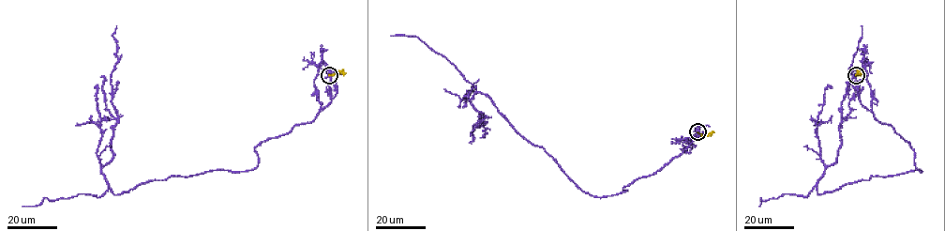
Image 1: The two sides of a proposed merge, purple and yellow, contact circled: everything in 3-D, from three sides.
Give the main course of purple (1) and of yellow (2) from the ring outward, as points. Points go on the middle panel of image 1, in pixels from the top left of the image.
1: (697, 132), (657, 171), (600, 197), (583, 192), (476, 92), (470, 101), (486, 116), (485, 136)
2: (697, 132), (705, 135), (714, 132)

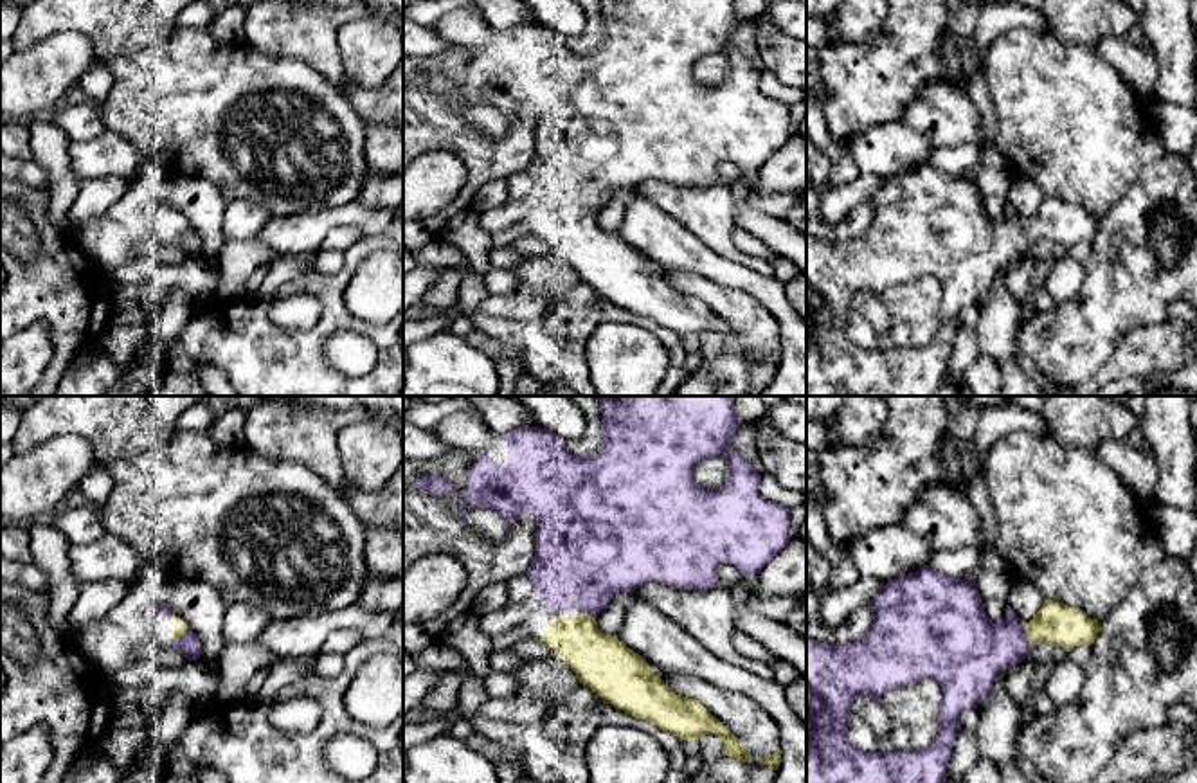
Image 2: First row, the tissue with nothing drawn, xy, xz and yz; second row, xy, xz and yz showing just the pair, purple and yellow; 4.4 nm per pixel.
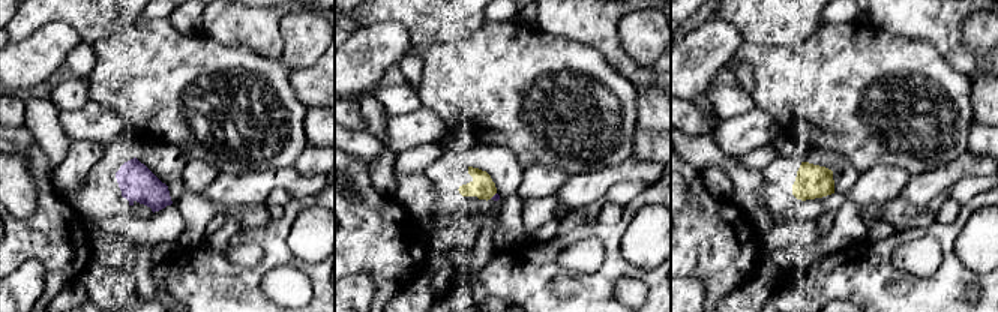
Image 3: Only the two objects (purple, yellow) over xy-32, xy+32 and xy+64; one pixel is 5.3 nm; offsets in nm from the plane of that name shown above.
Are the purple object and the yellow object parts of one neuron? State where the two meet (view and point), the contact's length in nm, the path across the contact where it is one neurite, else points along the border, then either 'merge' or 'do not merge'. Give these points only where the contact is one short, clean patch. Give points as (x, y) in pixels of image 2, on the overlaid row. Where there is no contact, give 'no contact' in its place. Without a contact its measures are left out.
contact yz (1025, 636); length 110 nm; merge

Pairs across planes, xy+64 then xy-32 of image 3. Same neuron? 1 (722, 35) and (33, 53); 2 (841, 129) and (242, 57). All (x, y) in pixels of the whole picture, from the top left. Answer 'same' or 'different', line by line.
1: same
2: same

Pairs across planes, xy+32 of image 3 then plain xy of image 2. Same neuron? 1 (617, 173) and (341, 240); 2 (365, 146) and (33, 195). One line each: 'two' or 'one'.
1: two
2: two

